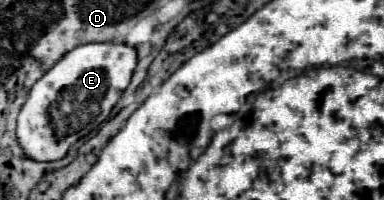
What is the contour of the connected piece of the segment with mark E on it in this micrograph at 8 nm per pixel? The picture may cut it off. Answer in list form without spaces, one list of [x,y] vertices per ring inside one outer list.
[[[84,44],[70,50],[30,90],[18,114],[16,138],[24,154],[36,162],[54,162],[104,120],[130,84],[136,68],[136,50],[126,44]]]

